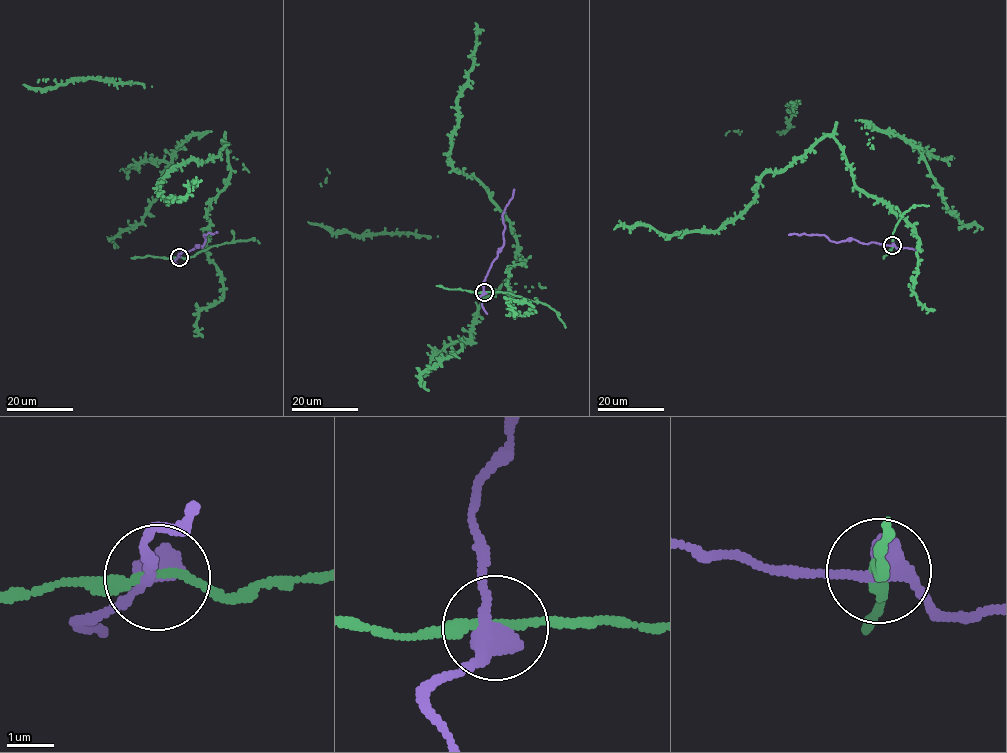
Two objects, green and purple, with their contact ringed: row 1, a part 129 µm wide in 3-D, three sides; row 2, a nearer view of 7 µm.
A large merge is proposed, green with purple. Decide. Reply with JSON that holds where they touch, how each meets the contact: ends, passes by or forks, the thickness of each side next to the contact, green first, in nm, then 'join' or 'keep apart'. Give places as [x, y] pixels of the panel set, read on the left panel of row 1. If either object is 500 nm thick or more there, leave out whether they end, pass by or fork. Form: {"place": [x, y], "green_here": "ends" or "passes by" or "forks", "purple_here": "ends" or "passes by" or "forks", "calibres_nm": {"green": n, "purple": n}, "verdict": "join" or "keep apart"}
{"place": [179, 257], "green_here": "passes by", "purple_here": "passes by", "calibres_nm": {"green": 190, "purple": 440}, "verdict": "keep apart"}

